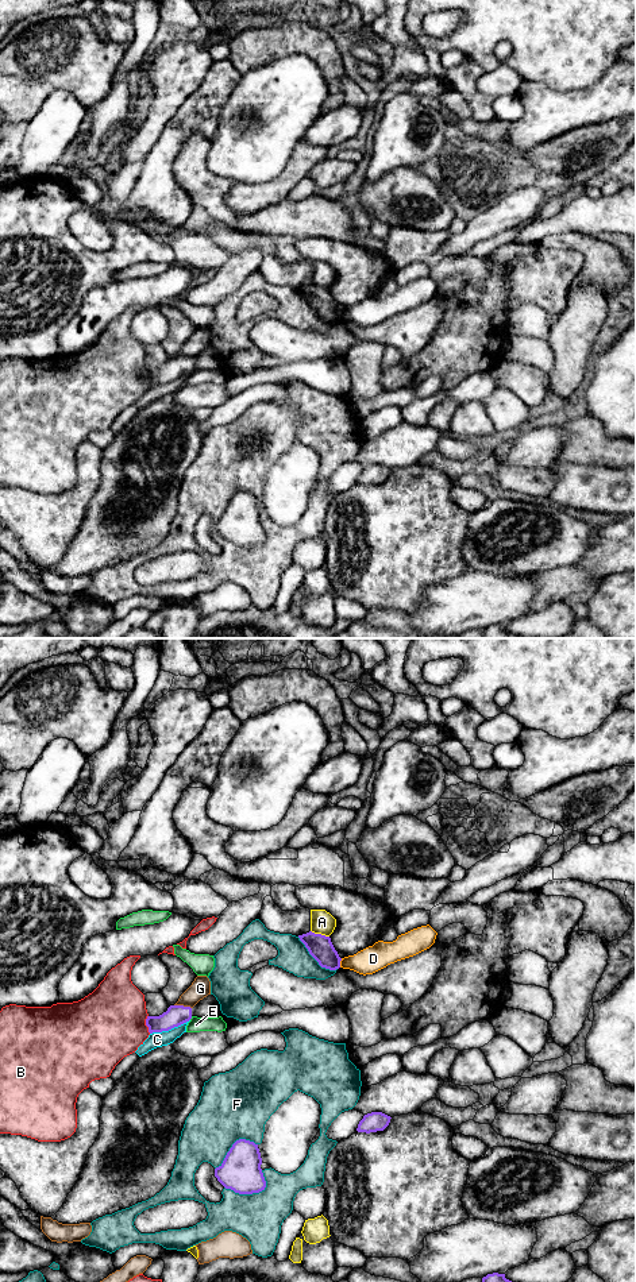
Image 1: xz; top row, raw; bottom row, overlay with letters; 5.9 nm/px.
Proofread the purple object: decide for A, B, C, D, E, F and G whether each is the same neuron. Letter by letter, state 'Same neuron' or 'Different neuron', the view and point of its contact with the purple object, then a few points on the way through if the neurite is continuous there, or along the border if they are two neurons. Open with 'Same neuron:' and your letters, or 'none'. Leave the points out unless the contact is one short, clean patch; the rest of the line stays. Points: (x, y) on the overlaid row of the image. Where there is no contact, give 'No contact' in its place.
Same neuron: none
A: Different neuron. Touches purple at xz (320, 934)
B: Different neuron. Touches purple at xz (146, 1024)
C: Different neuron. Touches purple at xz (169, 1028)
D: Different neuron. Touches purple at xz (339, 962). Boundary: xz (342, 958), (339, 966)
E: Different neuron. Touches purple at xz (191, 1018)
F: Different neuron. Touches purple at xz (247, 1193)
G: Different neuron. Touches purple at xz (182, 1006)

